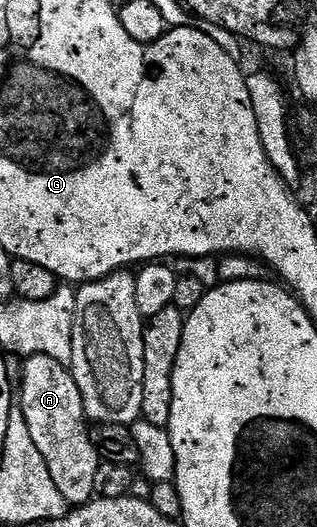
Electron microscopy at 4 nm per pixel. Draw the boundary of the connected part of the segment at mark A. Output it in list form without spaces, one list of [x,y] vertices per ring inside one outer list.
[[[35,355],[26,358],[19,376],[19,406],[33,443],[38,448],[39,455],[45,459],[51,479],[63,499],[71,507],[85,505],[92,500],[101,455],[97,451],[96,442],[93,443],[87,433],[82,395],[72,370],[50,356]]]

